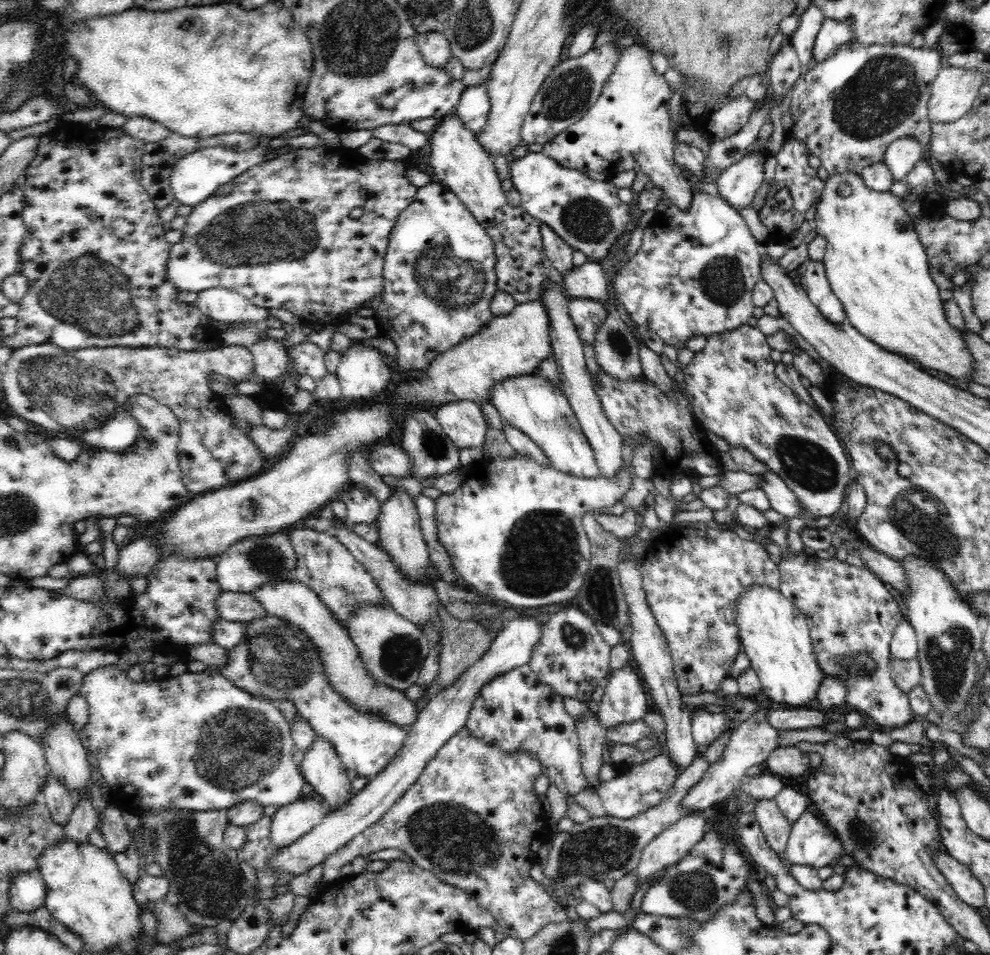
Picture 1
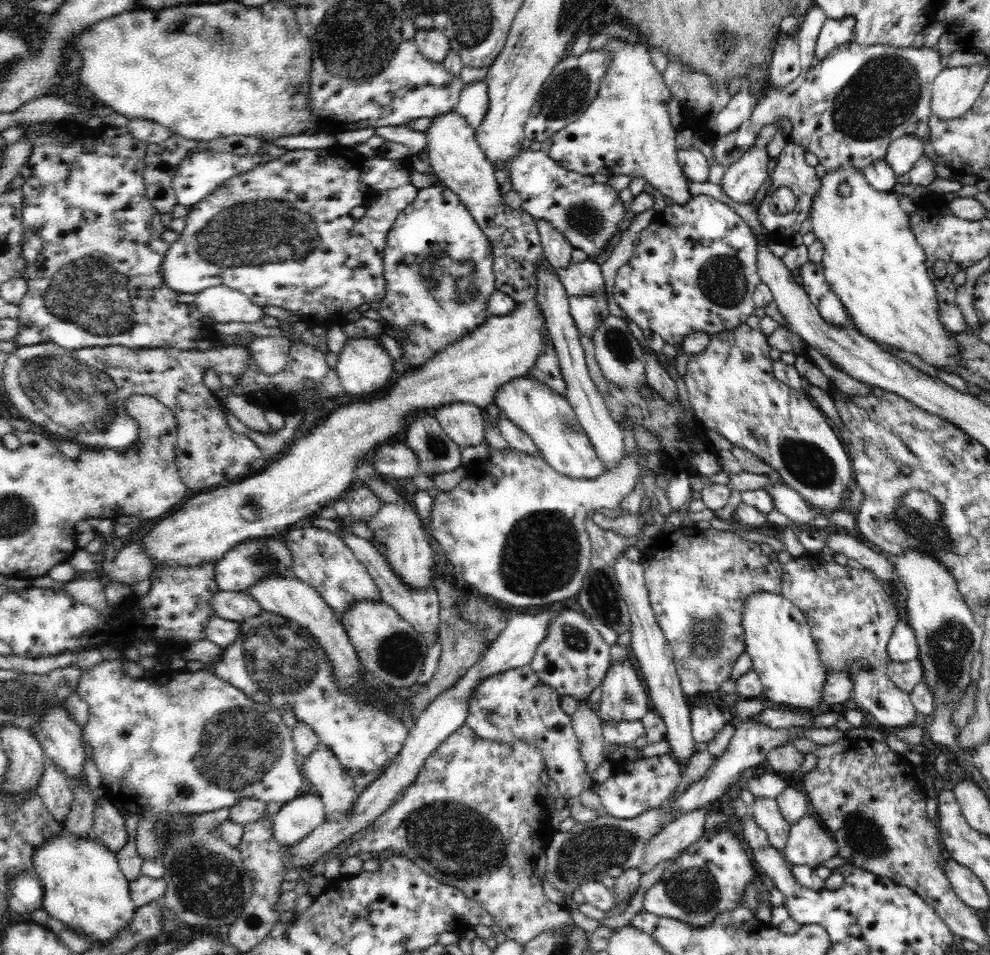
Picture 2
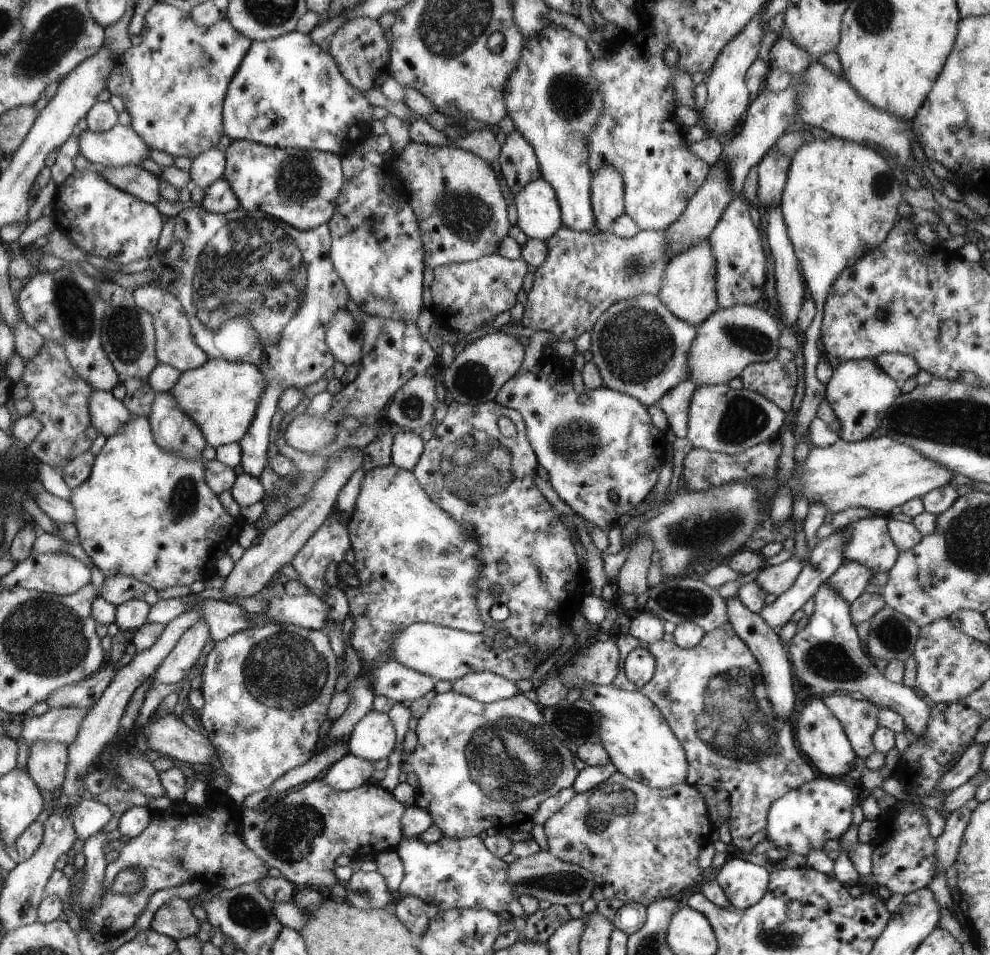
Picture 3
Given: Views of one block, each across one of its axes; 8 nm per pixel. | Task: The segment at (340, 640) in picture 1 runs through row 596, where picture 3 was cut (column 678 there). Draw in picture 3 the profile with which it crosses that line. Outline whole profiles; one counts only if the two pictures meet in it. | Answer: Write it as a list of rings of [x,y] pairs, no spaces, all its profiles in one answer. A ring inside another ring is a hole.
[[[708,238],[688,248],[686,252],[676,254],[676,257],[670,259],[665,268],[664,280],[658,292],[664,306],[670,308],[675,316],[688,322],[690,326],[698,326],[705,322],[719,309],[718,292],[716,292],[718,268],[716,266],[718,266],[718,260],[712,252],[712,242]]]

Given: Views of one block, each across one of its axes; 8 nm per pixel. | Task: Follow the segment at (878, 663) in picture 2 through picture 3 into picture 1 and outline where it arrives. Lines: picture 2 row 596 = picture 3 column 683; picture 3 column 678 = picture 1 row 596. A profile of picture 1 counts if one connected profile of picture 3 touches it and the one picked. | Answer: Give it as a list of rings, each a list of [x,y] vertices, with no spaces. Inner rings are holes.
[[[788,554],[779,562],[781,583],[778,590],[790,600],[795,608],[806,616],[806,624],[810,631],[810,646],[814,651],[815,662],[826,678],[838,679],[842,682],[846,697],[846,704],[850,704],[854,710],[866,712],[879,724],[879,726],[902,727],[917,719],[912,713],[908,693],[904,692],[893,681],[889,673],[891,654],[890,641],[893,637],[896,625],[903,619],[898,610],[896,600],[892,594],[884,588],[884,582],[868,568],[848,566],[838,560],[816,558],[816,554]]]

